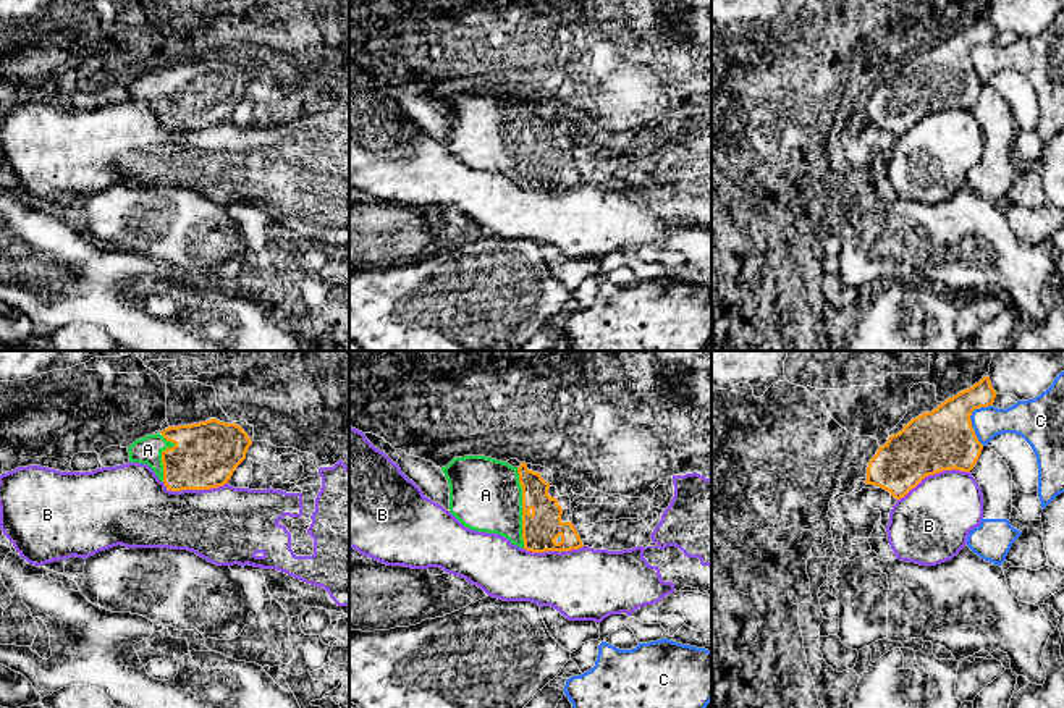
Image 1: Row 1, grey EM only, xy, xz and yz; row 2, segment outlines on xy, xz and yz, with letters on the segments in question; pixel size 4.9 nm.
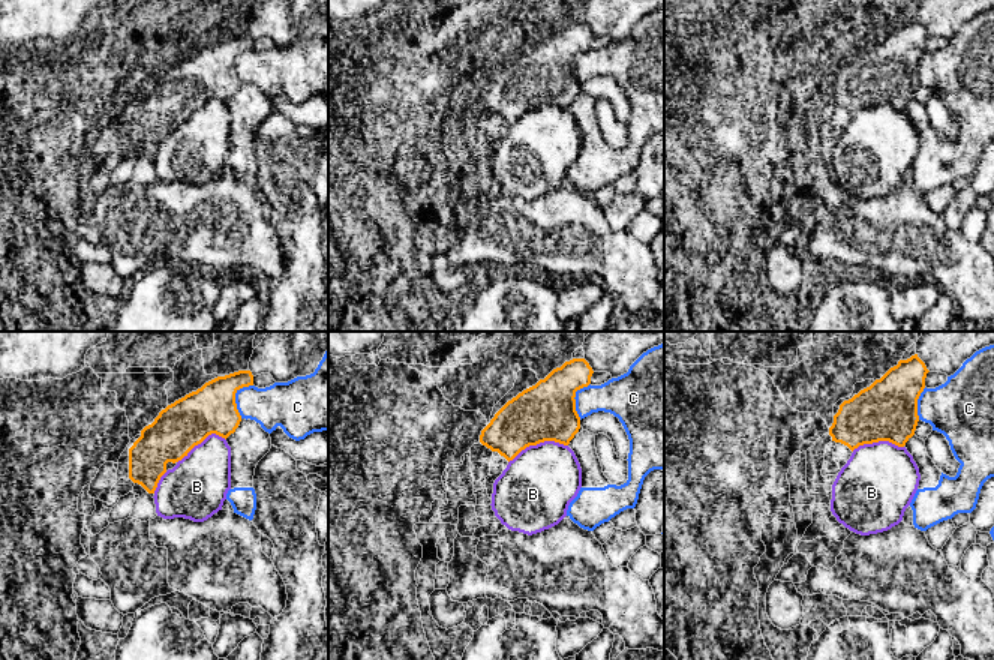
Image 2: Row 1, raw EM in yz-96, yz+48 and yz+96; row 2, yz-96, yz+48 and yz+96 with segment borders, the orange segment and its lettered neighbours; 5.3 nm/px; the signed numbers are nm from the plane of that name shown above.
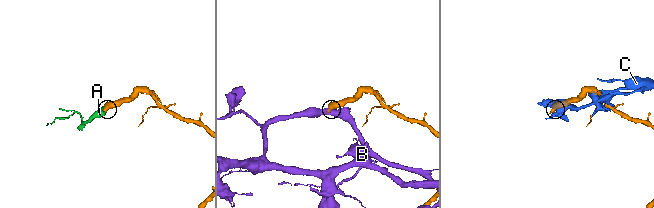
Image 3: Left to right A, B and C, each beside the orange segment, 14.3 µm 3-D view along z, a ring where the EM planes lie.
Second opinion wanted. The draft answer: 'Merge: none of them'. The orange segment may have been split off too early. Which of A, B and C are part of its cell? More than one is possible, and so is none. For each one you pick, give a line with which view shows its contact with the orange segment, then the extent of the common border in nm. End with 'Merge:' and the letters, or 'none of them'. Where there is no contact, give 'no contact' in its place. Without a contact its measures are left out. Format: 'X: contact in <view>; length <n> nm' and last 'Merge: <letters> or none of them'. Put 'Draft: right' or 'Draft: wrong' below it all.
A: contact in xz; length 400 nm
Merge: A
Draft: wrong

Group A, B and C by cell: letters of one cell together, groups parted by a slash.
A / B / C

